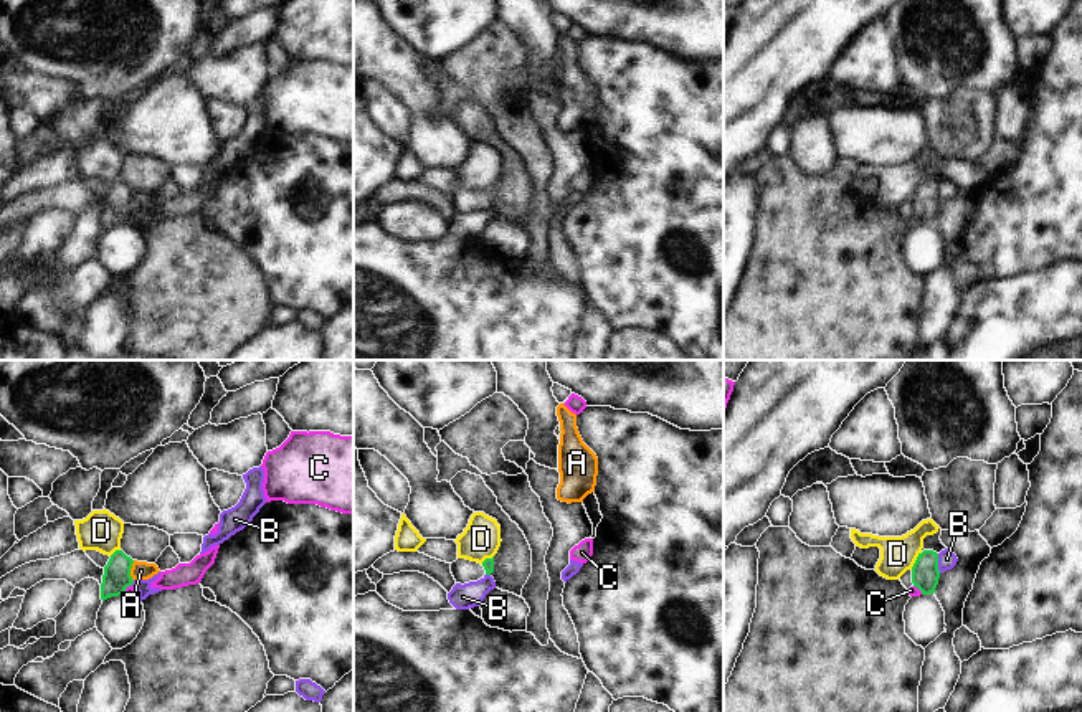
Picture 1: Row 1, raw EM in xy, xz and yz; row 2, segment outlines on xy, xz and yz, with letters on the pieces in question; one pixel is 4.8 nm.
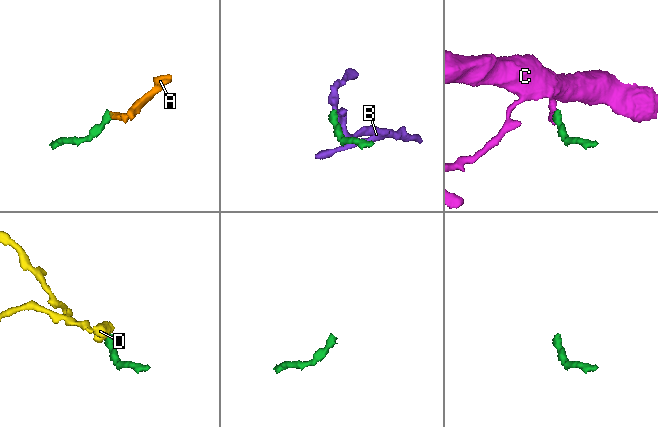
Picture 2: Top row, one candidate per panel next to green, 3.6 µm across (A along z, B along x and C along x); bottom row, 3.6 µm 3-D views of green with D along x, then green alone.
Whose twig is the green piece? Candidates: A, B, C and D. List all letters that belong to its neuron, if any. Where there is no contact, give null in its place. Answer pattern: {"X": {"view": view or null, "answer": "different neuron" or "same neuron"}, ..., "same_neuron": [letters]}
{"A": {"view": "xy", "answer": "same neuron"}, "B": {"view": "yz", "answer": "different neuron"}, "C": {"view": "xy", "answer": "different neuron"}, "D": {"view": "yz", "answer": "different neuron"}, "same_neuron": ["A"]}

